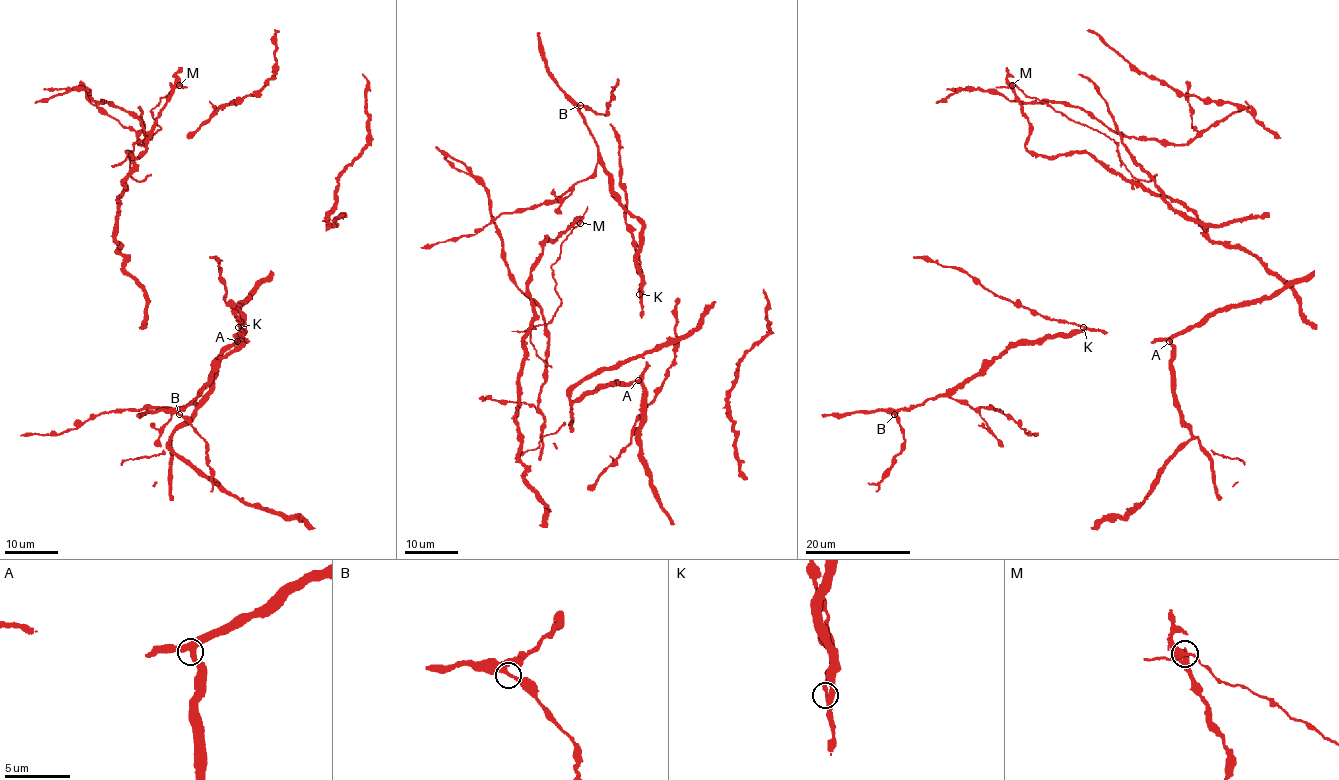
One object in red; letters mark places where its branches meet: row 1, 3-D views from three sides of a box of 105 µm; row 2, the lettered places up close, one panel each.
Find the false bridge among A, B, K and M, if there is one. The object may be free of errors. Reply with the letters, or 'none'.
M

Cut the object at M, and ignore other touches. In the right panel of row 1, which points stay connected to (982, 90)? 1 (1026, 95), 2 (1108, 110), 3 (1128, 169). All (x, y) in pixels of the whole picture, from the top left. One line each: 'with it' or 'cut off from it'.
1: cut off from it
2: with it
3: cut off from it

